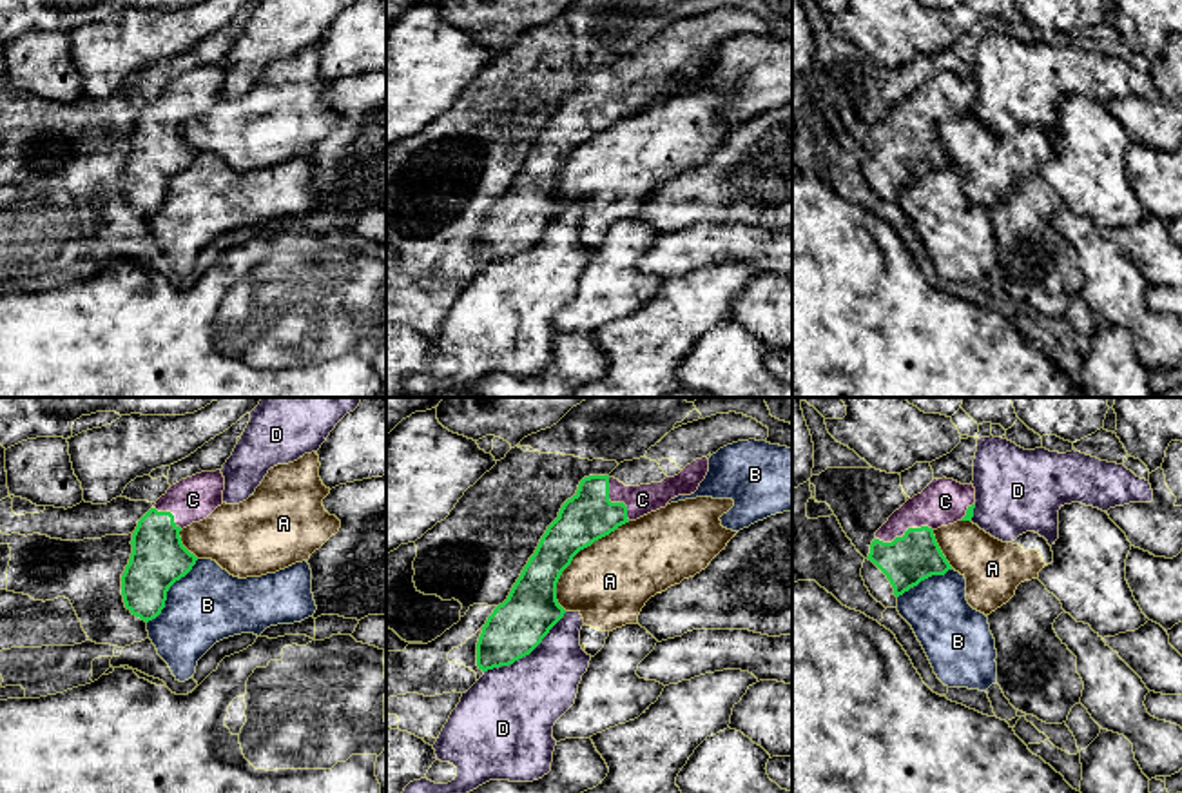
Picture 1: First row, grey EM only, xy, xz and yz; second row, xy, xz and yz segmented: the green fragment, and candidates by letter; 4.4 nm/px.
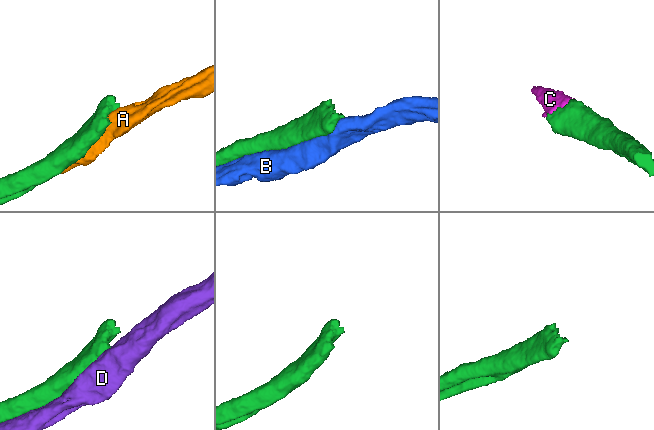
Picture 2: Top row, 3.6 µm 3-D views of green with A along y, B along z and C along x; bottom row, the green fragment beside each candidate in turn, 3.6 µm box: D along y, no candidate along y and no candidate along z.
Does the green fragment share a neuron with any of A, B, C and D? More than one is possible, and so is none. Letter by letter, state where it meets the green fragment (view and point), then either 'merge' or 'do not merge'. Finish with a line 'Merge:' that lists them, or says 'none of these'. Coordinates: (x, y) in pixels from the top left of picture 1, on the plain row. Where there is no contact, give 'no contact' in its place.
A: meets green in xz at (575, 147); do not merge
B: meets green in xy at (167, 184); do not merge
C: meets green in yz at (905, 127); merge
D: meets green in xz at (526, 247); do not merge
Merge: C

